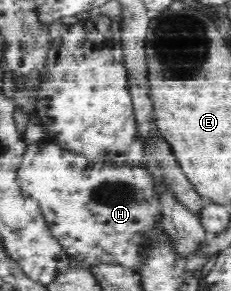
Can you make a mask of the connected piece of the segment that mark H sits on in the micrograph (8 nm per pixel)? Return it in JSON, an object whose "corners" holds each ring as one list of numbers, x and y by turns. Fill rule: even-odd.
{"corners":[[42,140,32,142,32,144,26,143,20,167,16,170,16,182,18,183,18,187,20,187,21,195,24,196,25,199,32,199,33,202,36,202,37,210,40,211,41,218,46,221,52,236,56,237,56,240,59,241,70,256,87,264,89,268,98,265,120,265,122,268,126,268,133,273,138,274,139,270,149,259,149,252,159,245,159,238,164,236,162,223,163,204,161,204,161,196,159,196,159,192,157,192,158,185,155,177,146,169,144,163,139,163,138,165,127,163,122,164,122,166,104,164,104,162,100,162,100,160,95,160,94,158,88,159,82,152,62,148,60,145,50,140]]}

